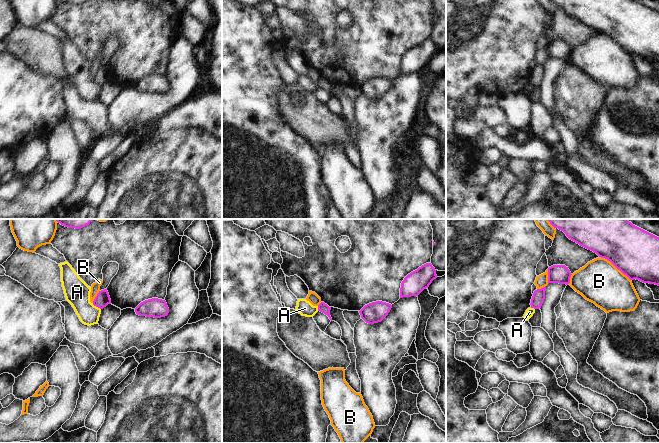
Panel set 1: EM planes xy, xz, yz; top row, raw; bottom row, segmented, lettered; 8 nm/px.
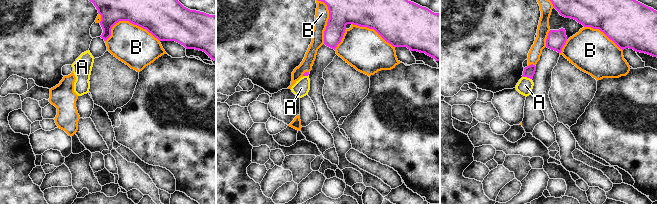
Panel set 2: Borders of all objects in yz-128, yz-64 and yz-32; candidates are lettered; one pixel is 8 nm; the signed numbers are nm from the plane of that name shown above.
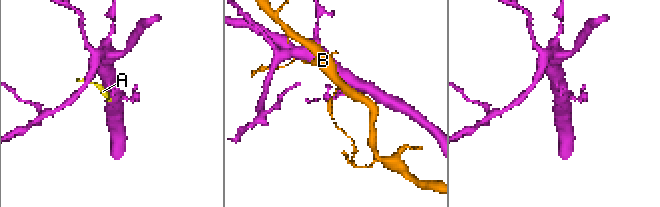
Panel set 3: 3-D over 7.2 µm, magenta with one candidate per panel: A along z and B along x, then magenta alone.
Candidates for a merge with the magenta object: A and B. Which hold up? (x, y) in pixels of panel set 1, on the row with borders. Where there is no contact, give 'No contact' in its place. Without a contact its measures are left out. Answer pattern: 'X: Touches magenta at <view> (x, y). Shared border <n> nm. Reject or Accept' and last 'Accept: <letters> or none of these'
A: Touches magenta at xy (96, 306). Shared border 90 nm. Reject
B: Touches magenta at yz (616, 267). Shared border 300 nm. Reject
Accept: none of these

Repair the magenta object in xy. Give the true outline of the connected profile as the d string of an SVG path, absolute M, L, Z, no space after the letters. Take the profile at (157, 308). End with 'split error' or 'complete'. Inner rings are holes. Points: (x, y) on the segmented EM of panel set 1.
M152 298L141 302L135 312L139 316L161 318L169 313L169 308L165 300Z | complete

